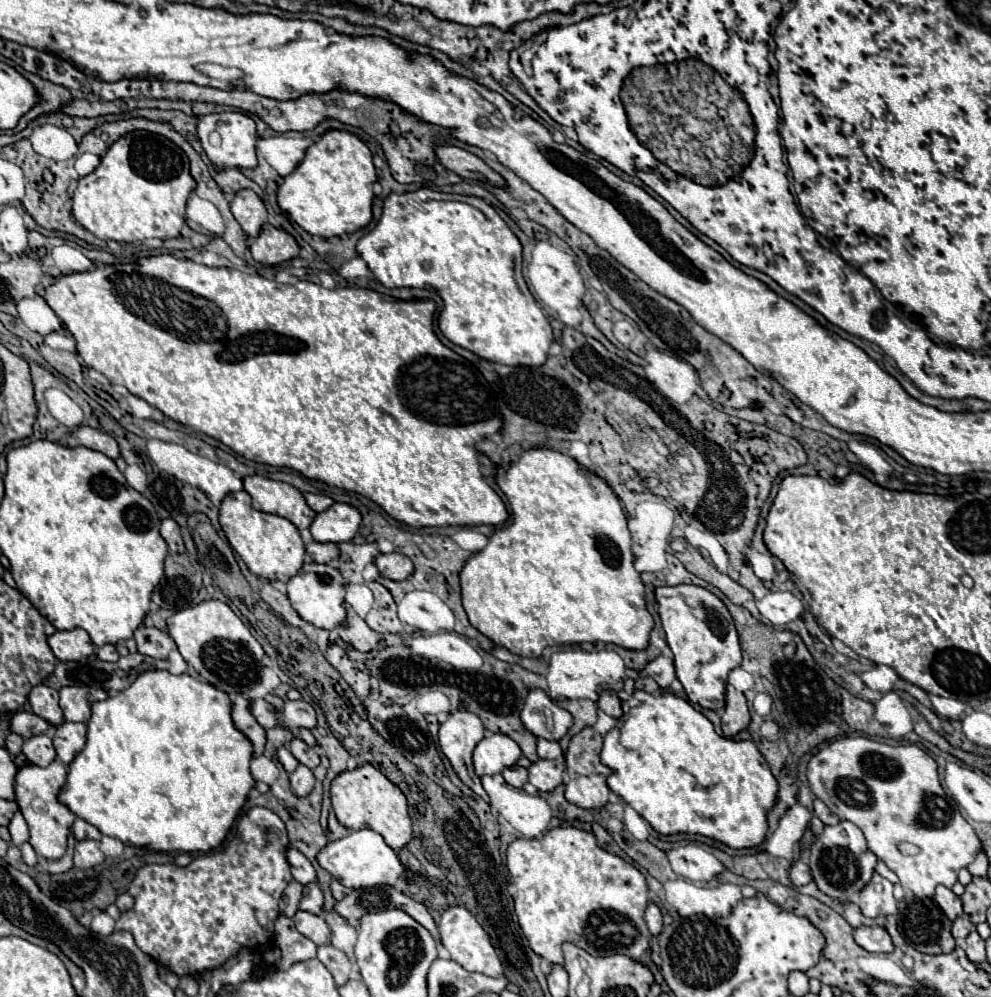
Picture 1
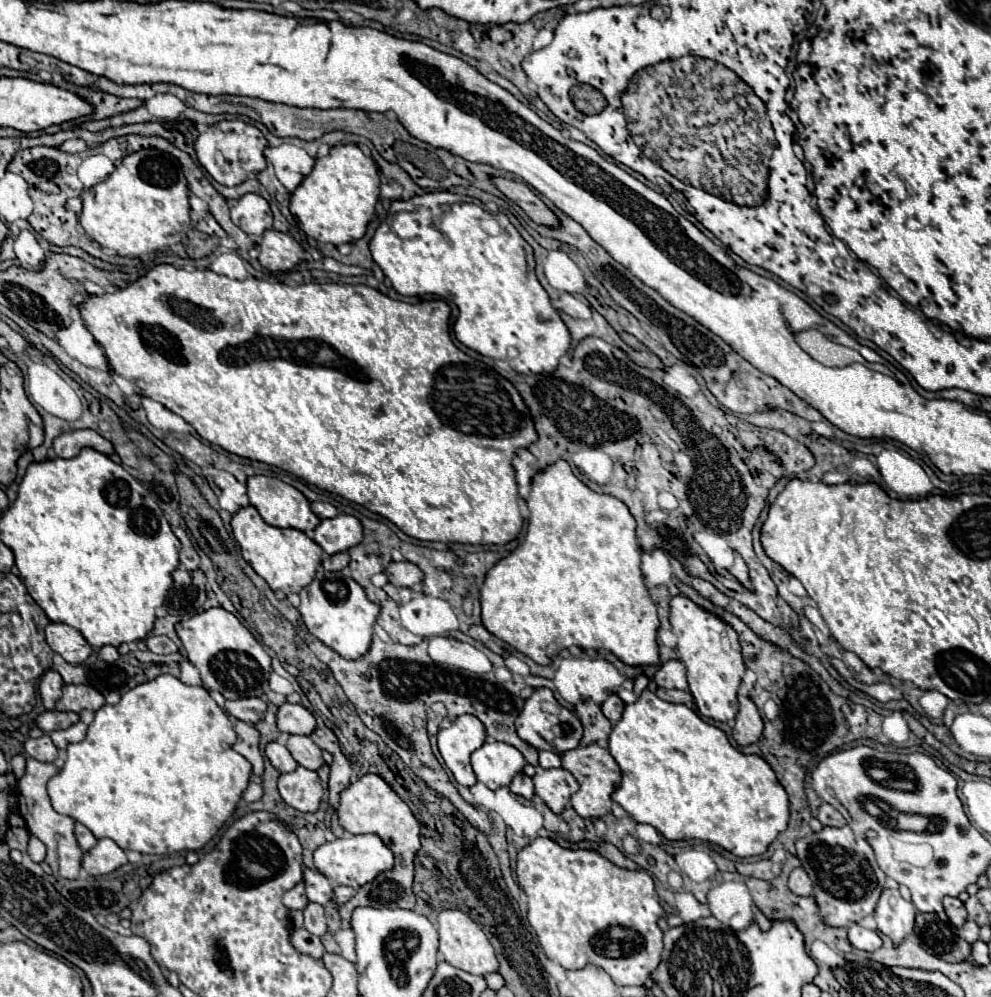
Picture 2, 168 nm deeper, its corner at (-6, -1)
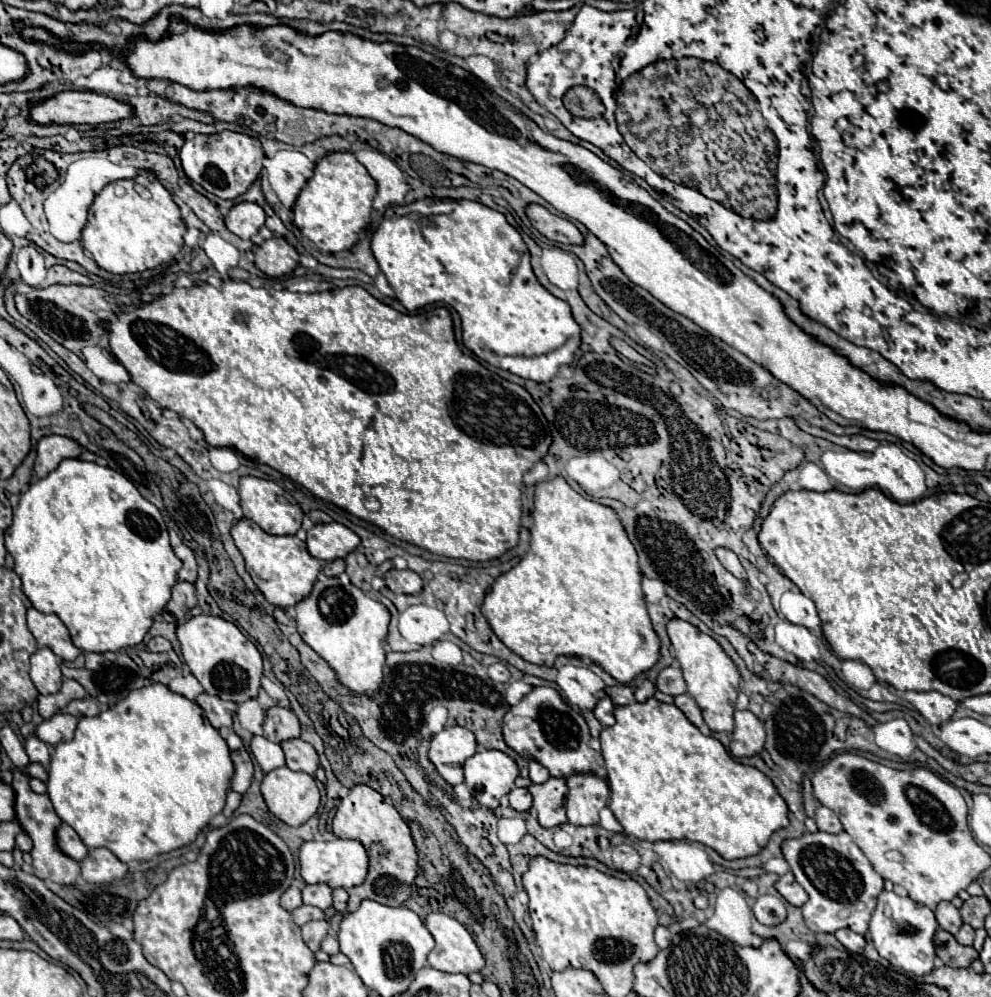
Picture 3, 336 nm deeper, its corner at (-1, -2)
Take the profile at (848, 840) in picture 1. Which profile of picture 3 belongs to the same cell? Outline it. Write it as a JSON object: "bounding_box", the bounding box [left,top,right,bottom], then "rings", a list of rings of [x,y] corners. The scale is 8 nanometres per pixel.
{"bounding_box":[781,833,883,935],"rings":[[[805,833],[797,839],[787,839],[781,845],[797,883],[807,891],[809,901],[801,907],[805,925],[815,933],[835,933],[849,927],[861,935],[867,933],[877,897],[883,891],[883,877],[871,867],[867,857],[855,845],[849,833]]]}

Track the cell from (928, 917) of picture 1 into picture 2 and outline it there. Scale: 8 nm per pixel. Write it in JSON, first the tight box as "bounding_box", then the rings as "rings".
{"bounding_box":[916,912,970,962],"rings":[[[944,912],[916,914],[916,936],[928,954],[946,962],[962,962],[970,958],[970,944],[958,936],[958,928],[950,924]]]}

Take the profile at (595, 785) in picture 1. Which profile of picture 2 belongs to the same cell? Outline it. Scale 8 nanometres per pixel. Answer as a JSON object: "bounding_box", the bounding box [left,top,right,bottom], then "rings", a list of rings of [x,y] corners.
{"bounding_box":[562,744,622,818],"rings":[[[588,744],[588,746],[578,746],[570,752],[562,754],[562,768],[572,772],[572,776],[578,780],[580,790],[572,796],[572,808],[582,816],[582,818],[600,818],[610,812],[612,798],[610,794],[618,788],[618,782],[622,778],[622,772],[618,770],[618,764],[614,762],[612,754],[602,748],[600,744]]]}

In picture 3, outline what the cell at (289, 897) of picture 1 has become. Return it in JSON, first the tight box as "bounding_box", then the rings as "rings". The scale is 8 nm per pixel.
{"bounding_box":[281,885,303,911],"rings":[[[291,885],[283,895],[281,895],[281,907],[283,909],[287,909],[287,911],[293,911],[293,909],[297,909],[297,907],[301,907],[303,903],[301,903],[301,891],[295,887],[295,885]]]}

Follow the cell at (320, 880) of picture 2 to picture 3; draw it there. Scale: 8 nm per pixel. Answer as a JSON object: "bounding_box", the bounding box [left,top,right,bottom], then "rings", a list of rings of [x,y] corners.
{"bounding_box":[303,885,331,909],"rings":[[[307,885],[303,889],[303,903],[305,905],[313,905],[319,909],[329,909],[331,907],[331,887],[329,885]]]}

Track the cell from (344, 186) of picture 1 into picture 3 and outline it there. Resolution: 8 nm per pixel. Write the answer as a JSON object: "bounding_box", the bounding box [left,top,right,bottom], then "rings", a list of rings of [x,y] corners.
{"bounding_box":[293,153,377,253],"rings":[[[331,153],[317,161],[315,175],[307,181],[293,207],[293,223],[301,235],[315,243],[323,253],[339,253],[351,249],[359,233],[367,227],[377,183],[353,153]]]}

